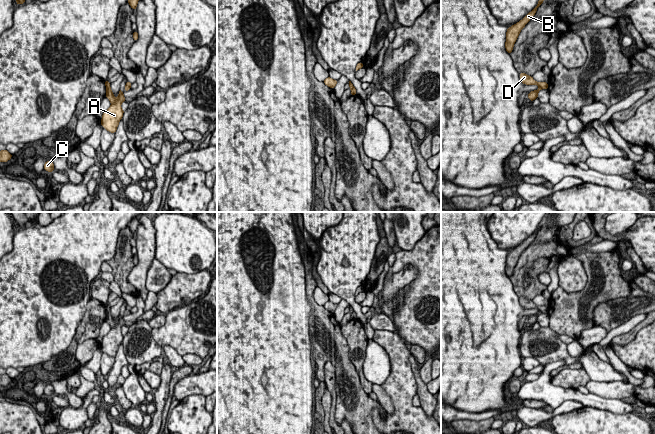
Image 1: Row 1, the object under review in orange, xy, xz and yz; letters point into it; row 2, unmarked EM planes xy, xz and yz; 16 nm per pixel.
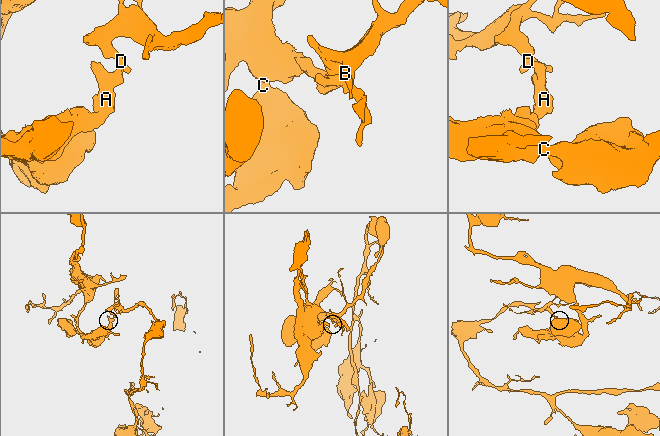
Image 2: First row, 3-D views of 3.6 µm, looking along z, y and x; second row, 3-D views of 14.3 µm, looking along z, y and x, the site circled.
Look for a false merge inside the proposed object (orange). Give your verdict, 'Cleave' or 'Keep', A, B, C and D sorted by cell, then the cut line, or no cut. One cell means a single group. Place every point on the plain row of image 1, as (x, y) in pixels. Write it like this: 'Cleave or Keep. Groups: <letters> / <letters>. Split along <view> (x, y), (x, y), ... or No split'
Cleave. Groups: A C / B D. Split along yz (539, 310), (542, 312)

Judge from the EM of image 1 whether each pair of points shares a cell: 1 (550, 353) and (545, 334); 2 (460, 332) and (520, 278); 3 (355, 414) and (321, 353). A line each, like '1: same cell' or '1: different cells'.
1: same cell
2: different cells
3: same cell

